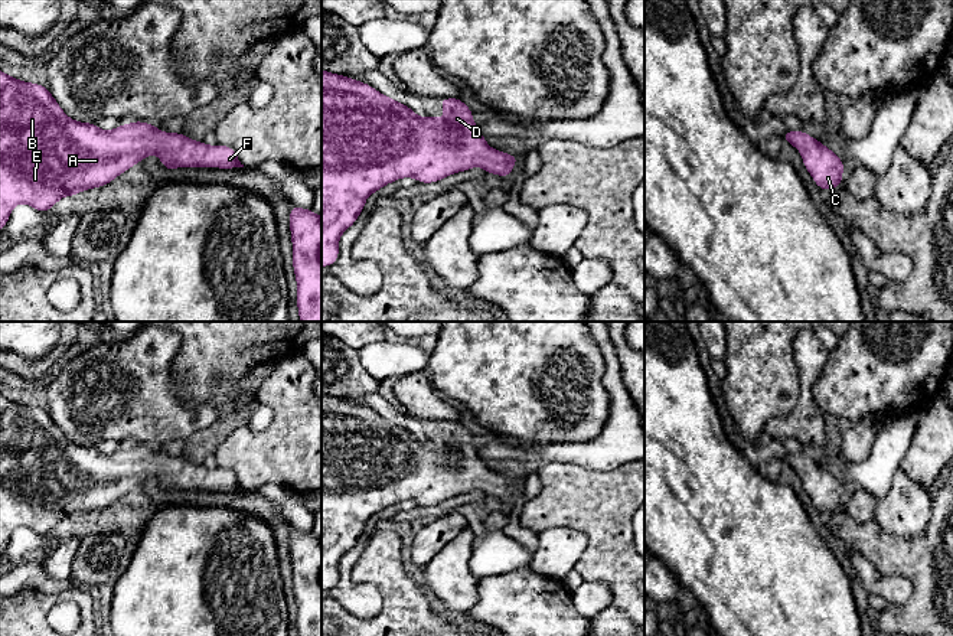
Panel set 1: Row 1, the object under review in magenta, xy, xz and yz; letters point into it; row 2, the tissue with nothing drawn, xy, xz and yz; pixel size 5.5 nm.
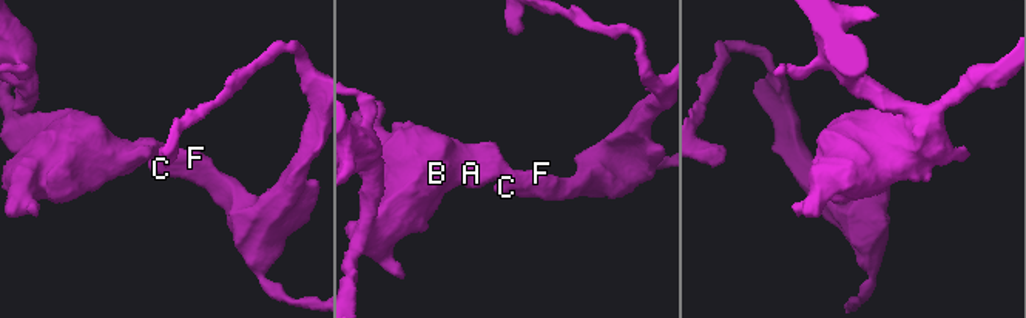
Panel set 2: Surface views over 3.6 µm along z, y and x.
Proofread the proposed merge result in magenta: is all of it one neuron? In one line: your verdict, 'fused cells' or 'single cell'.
single cell

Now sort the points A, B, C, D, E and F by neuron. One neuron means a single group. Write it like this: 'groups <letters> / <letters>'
groups A B C D E F

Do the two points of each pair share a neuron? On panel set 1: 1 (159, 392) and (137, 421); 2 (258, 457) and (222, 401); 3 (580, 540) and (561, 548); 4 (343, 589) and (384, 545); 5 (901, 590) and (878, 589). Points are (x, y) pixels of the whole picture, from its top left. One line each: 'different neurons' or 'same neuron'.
1: same neuron
2: different neurons
3: same neuron
4: different neurons
5: same neuron

